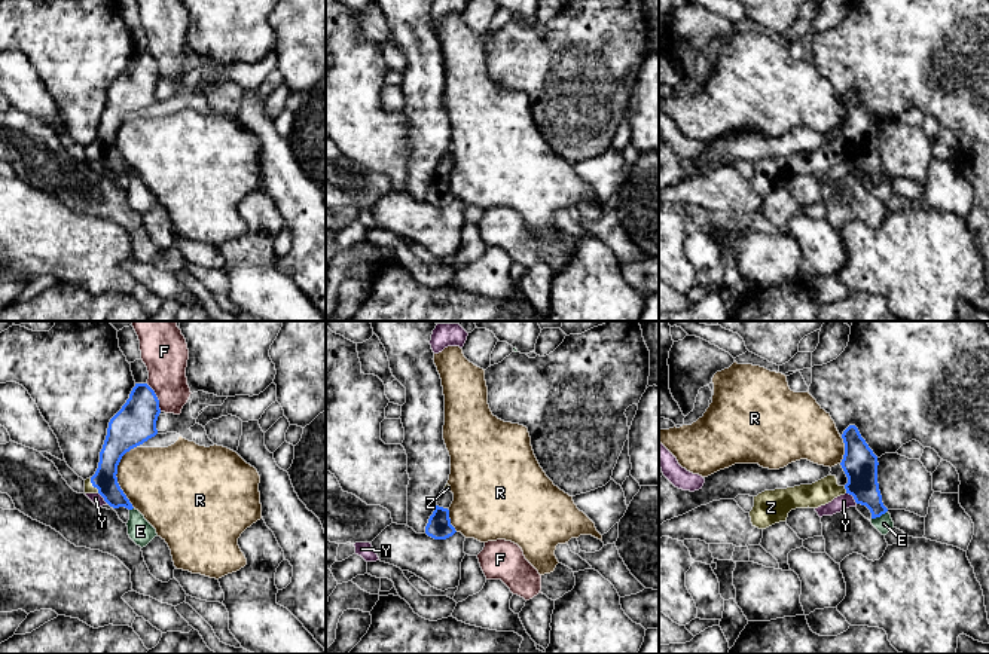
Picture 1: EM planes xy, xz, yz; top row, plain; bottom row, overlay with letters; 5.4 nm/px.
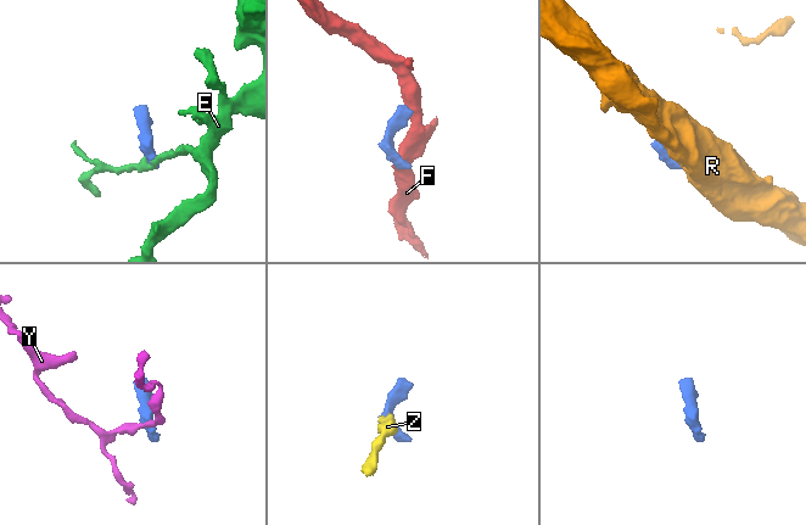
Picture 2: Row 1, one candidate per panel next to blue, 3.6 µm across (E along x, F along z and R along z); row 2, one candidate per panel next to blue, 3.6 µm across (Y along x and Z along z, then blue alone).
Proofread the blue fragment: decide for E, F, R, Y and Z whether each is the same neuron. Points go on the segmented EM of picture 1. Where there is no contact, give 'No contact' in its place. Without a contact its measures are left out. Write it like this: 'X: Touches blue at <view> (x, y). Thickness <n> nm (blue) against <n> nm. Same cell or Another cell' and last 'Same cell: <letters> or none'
E: Touches blue at yz (879, 516). Thickness 160 nm (blue) against 90 nm. Another cell
F: Touches blue at xy (156, 397). Thickness 220 nm (blue) against 240 nm. Another cell
R: Touches blue at xy (116, 473). Thickness 220 nm (blue) against 380 nm. Another cell
Y: Touches blue at yz (852, 495). Thickness 190 nm (blue) against 80 nm. Another cell
Z: Touches blue at xy (92, 485). Thickness 130 nm (blue) against 50 nm. Same cell
Same cell: Z

